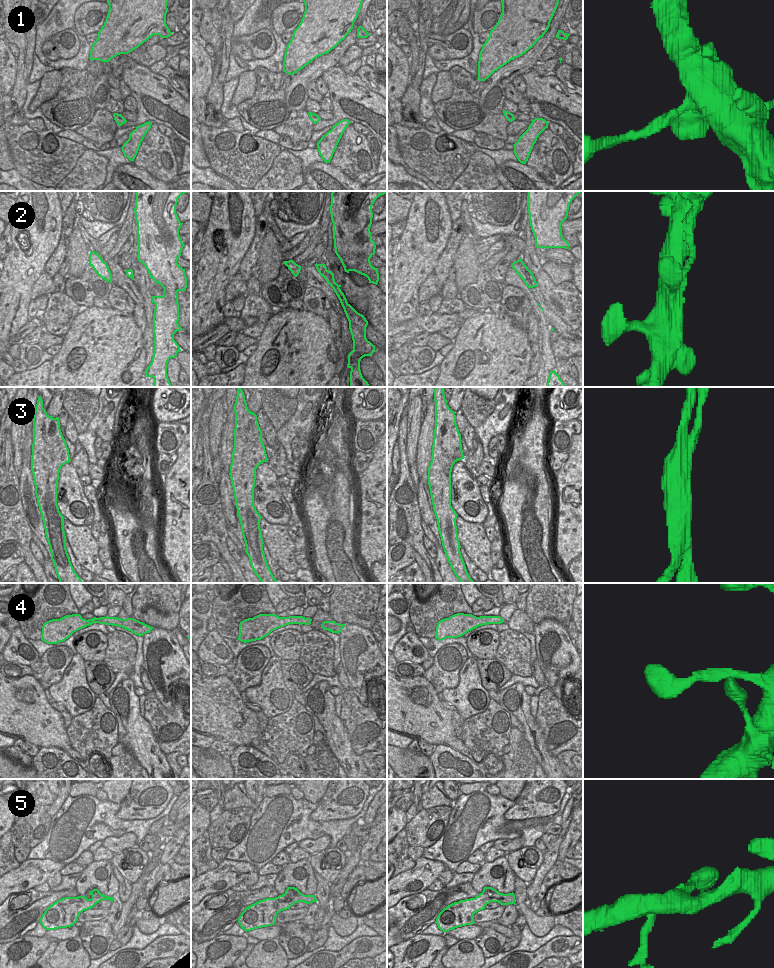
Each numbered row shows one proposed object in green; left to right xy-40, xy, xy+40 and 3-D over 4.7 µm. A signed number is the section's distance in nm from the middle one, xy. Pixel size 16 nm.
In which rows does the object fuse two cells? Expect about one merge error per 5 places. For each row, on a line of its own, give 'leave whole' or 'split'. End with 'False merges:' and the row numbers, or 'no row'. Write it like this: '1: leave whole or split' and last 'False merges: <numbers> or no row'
1: leave whole
2: split
3: split
4: leave whole
5: leave whole
False merges: 2, 3

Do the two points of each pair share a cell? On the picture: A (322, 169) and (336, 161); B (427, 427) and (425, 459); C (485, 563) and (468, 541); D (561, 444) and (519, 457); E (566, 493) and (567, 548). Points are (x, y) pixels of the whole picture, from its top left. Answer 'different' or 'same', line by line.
A: different
B: same
C: same
D: different
E: same

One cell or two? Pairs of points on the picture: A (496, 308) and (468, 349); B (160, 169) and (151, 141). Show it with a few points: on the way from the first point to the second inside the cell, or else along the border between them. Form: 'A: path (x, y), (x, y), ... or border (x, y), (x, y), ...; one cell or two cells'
A: border (488, 310), (500, 318), (507, 315); two cells
B: path (160, 162), (155, 155), (155, 148); one cell

